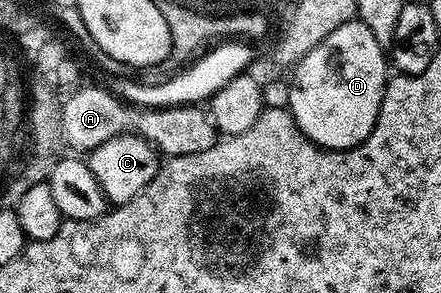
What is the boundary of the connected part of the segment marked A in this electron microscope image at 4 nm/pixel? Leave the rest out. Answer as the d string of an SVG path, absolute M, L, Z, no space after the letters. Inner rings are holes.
M89 86L90 88L79 87L73 94L67 95L66 102L61 105L62 110L62 139L67 145L75 148L75 153L89 154L96 146L108 142L117 136L127 134L137 134L143 140L149 142L163 157L183 156L184 154L200 154L218 143L220 133L214 127L213 120L210 119L209 111L202 106L179 106L147 108L133 107L123 103L112 93L107 92L104 87Z

